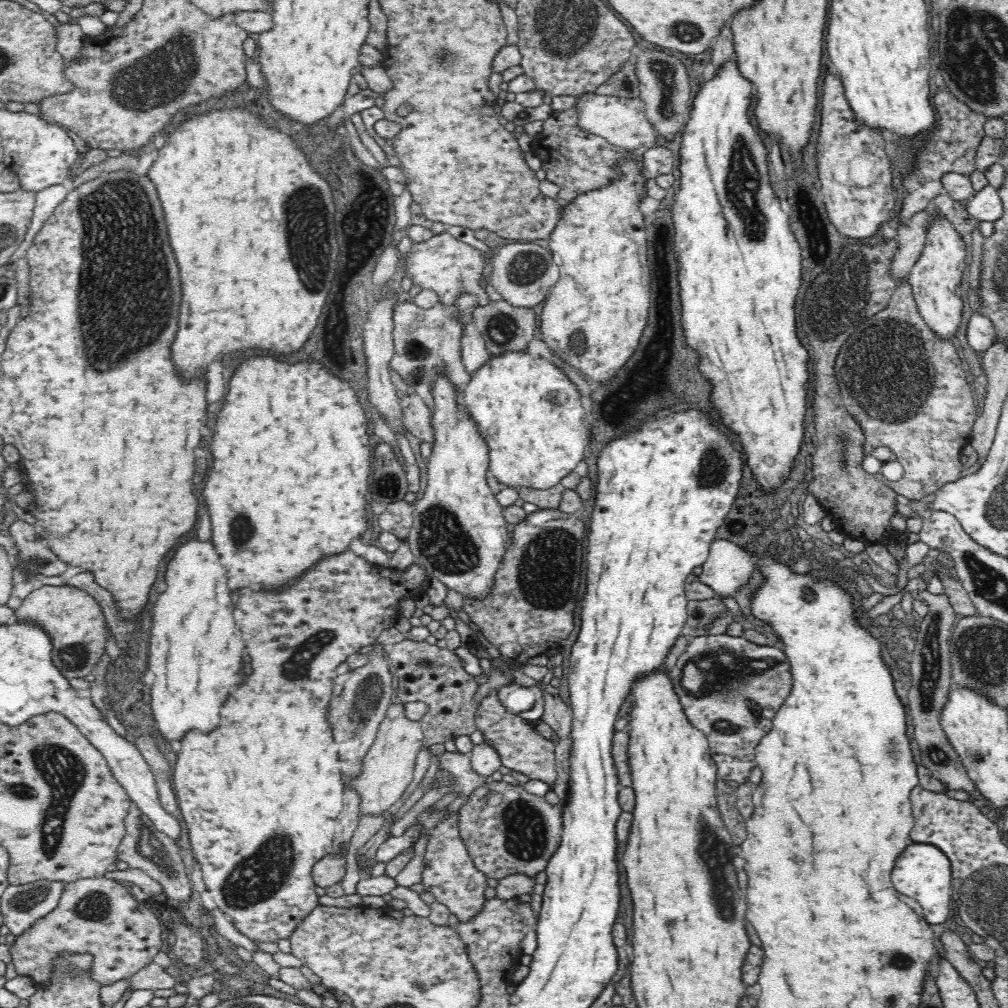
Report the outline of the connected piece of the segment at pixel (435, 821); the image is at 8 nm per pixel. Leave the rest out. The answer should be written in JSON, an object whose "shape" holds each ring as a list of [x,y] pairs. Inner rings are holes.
{"shape":[[[428,810],[422,813],[418,820],[422,822],[422,830],[427,830],[430,834],[425,854],[428,866],[422,872],[423,890],[432,892],[436,901],[445,904],[447,909],[452,914],[456,914],[461,922],[466,922],[476,916],[486,902],[484,897],[484,890],[487,888],[486,875],[474,867],[472,858],[466,851],[466,845],[460,839],[456,815],[444,817],[442,811]]]}

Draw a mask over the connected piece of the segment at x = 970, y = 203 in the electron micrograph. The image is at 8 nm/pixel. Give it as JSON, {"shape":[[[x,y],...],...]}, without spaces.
{"shape":[[[990,184],[982,186],[980,190],[967,199],[964,209],[970,217],[977,221],[994,222],[1002,216],[1002,201],[996,192],[996,188]]]}

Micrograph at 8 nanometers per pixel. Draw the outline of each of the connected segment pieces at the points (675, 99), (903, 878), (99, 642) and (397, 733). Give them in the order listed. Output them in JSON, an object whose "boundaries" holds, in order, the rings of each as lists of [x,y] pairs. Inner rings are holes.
{"boundaries":[[[[646,50],[641,52],[635,64],[636,76],[639,80],[639,97],[645,102],[646,118],[652,123],[656,134],[666,140],[672,139],[675,134],[683,130],[689,118],[690,102],[692,102],[686,68],[680,60],[670,54],[665,50],[662,52]]],[[[912,842],[902,850],[892,872],[894,888],[900,894],[917,900],[923,908],[923,917],[930,924],[946,922],[948,913],[953,908],[952,877],[952,866],[946,854],[938,846],[920,842]]],[[[76,584],[36,585],[15,610],[17,620],[39,624],[52,639],[52,658],[58,670],[69,680],[86,678],[106,653],[108,641],[107,620],[98,602]]],[[[403,703],[391,704],[372,747],[367,751],[361,772],[348,778],[347,785],[360,796],[358,820],[368,815],[382,815],[404,796],[414,778],[416,757],[423,747],[423,733],[418,721],[404,715]]]]}

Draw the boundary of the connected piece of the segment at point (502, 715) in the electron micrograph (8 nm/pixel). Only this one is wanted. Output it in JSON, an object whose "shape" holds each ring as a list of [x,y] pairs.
{"shape":[[[499,689],[486,692],[474,714],[475,726],[484,735],[484,743],[492,745],[497,751],[501,766],[529,776],[530,779],[542,780],[552,786],[555,784],[557,767],[555,748],[551,740],[541,736],[531,719],[512,714],[499,699]]]}

